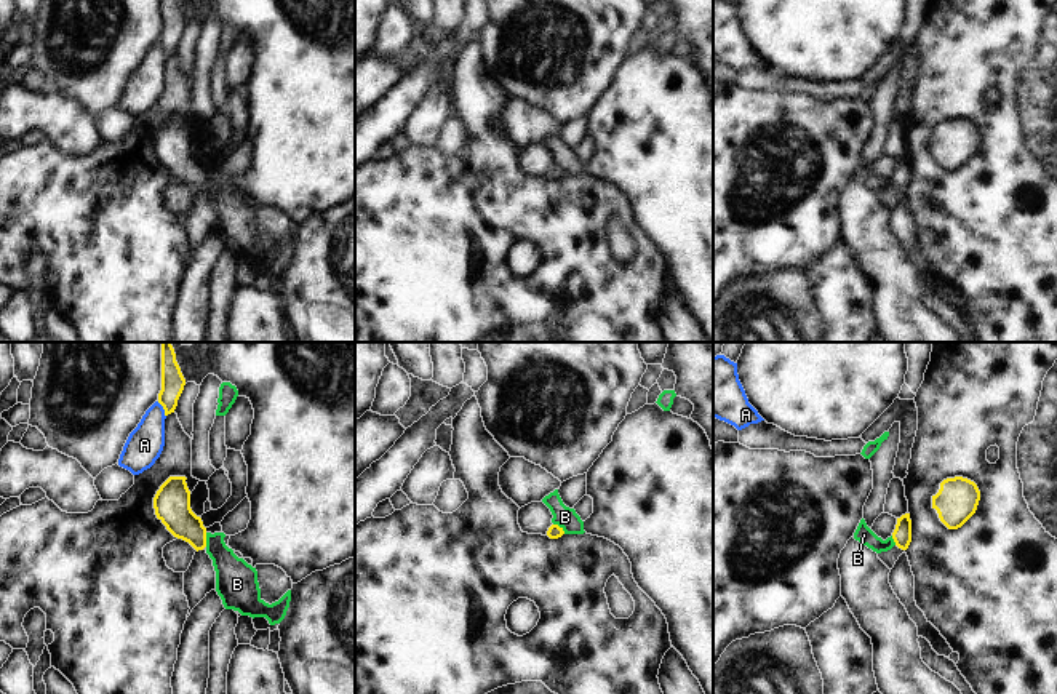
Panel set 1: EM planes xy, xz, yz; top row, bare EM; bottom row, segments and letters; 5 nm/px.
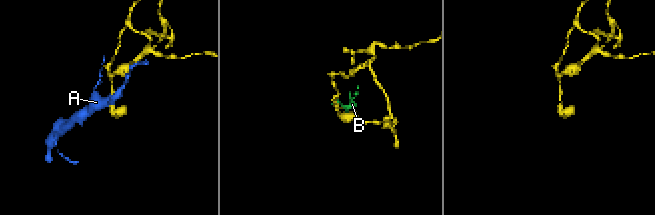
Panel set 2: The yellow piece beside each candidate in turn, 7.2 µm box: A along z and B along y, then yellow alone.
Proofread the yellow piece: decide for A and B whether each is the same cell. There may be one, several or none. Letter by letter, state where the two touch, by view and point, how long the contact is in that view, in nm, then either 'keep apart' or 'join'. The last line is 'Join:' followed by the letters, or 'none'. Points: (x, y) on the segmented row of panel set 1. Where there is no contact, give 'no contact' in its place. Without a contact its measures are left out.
A: xy (163, 408) | 90 nm | keep apart
B: xz (560, 528) | 80 nm | keep apart
Join: none

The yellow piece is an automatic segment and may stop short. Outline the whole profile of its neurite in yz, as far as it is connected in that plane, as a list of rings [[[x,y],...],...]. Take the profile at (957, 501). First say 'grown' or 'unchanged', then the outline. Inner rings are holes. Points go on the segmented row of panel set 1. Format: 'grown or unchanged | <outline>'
unchanged | [[[955,477],[940,483],[940,489],[932,496],[932,509],[948,529],[961,528],[977,510],[980,491],[967,478]]]

